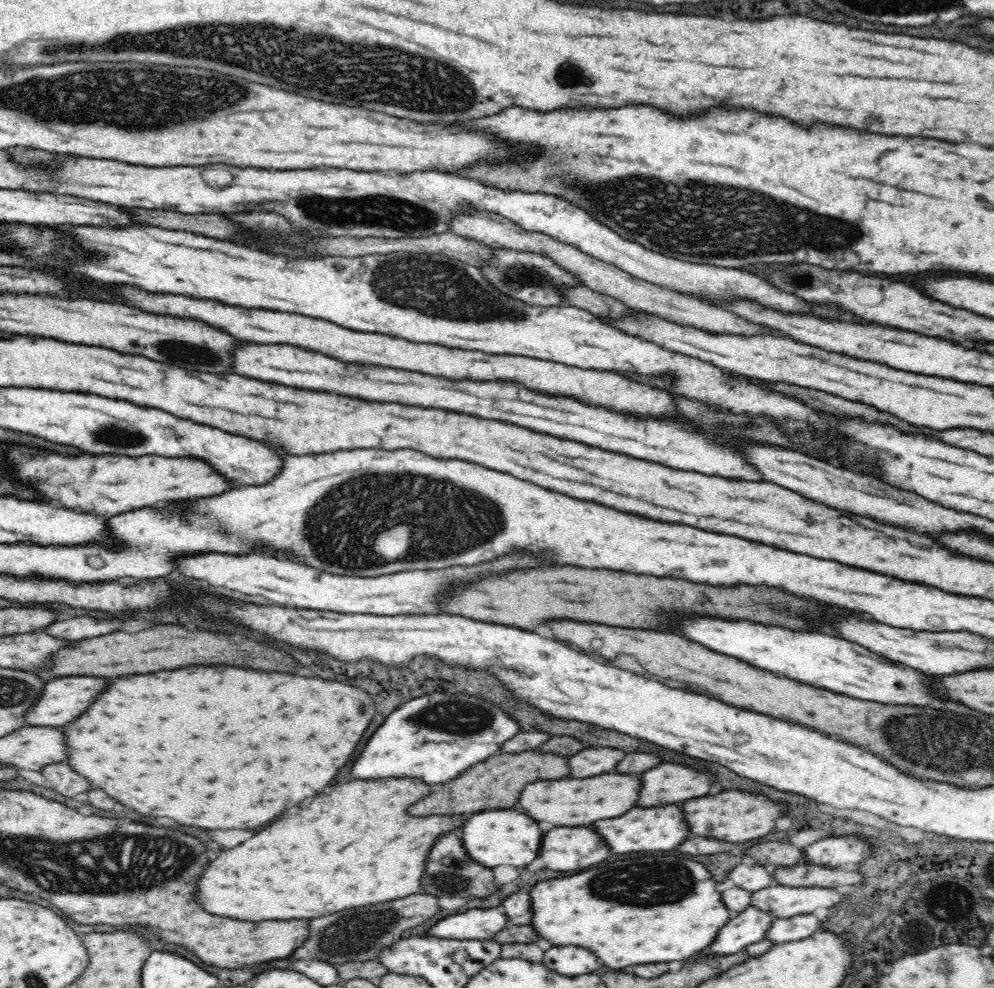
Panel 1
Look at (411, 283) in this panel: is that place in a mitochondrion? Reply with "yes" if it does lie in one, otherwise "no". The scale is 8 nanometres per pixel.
yes

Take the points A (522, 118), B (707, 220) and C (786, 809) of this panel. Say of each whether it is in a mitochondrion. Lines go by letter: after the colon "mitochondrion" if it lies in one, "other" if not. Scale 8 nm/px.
A: other
B: mitochondrion
C: other

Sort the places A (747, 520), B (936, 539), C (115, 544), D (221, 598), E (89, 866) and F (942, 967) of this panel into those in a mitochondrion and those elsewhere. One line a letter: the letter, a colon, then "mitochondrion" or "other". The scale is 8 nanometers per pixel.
A: other
B: other
C: other
D: other
E: mitochondrion
F: mitochondrion

